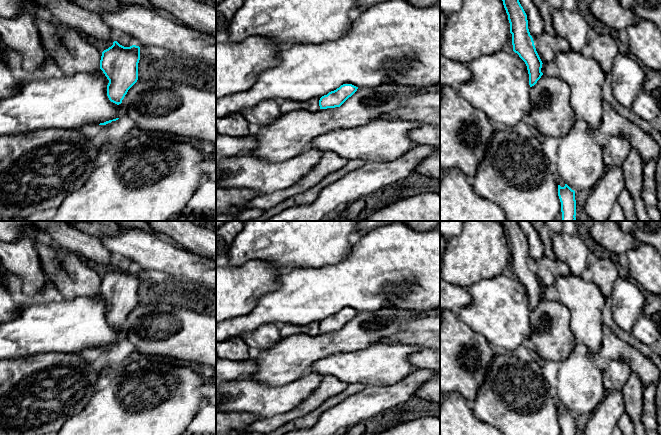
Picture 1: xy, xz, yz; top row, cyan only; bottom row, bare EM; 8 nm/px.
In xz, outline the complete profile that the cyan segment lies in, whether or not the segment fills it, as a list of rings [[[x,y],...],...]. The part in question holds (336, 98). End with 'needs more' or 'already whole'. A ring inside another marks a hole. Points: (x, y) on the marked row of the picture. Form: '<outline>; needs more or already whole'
[[[343,84],[334,91],[324,95],[319,100],[320,109],[340,107],[349,97],[351,97],[358,87],[352,84]]]; already whole

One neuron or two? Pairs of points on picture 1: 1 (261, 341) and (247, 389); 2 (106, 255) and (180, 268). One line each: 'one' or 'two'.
1: two
2: one

